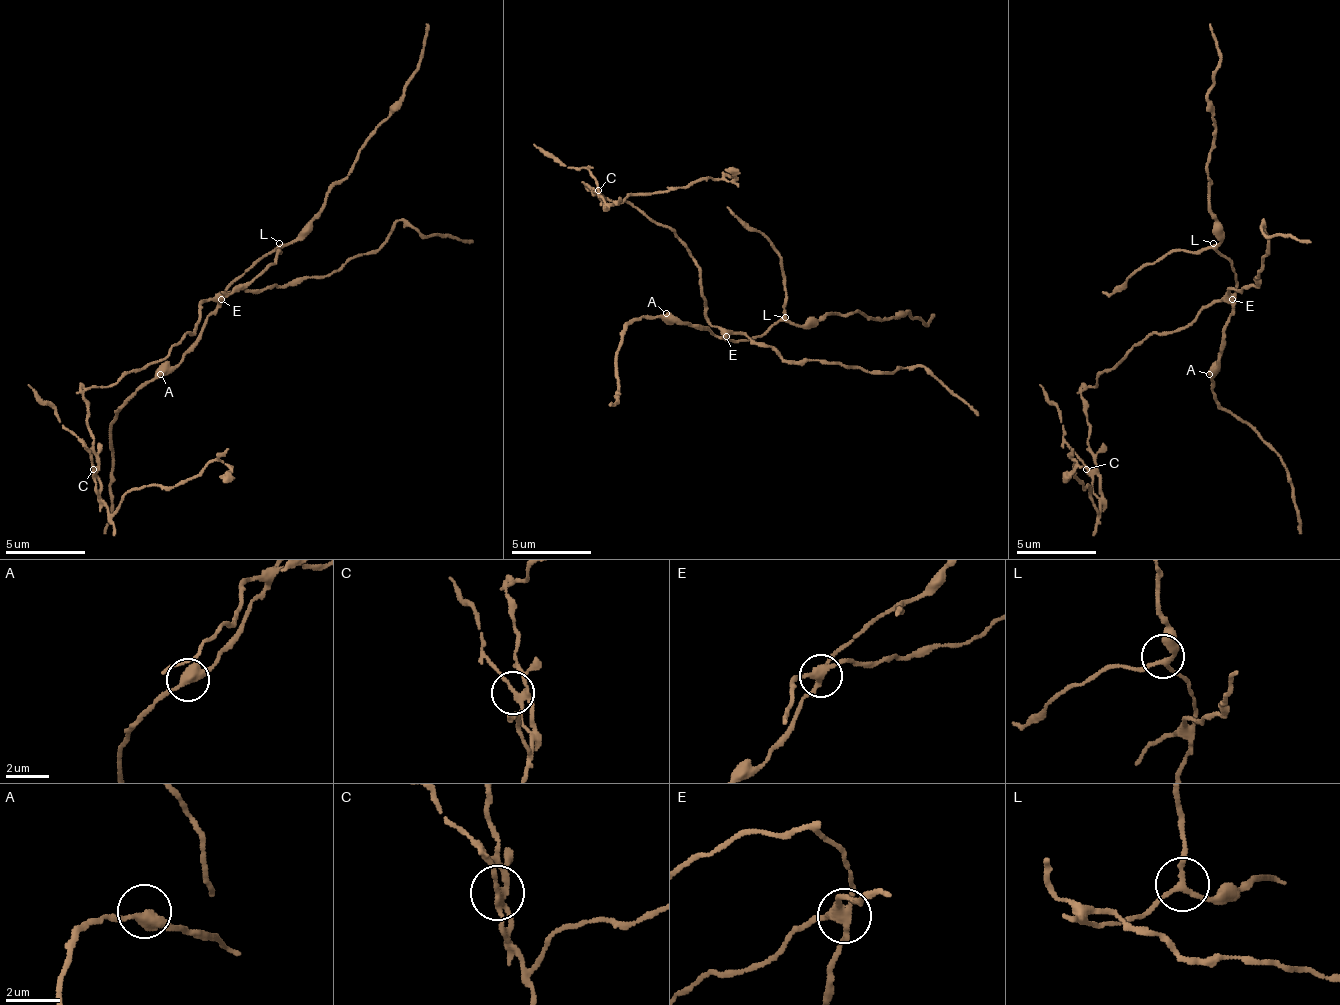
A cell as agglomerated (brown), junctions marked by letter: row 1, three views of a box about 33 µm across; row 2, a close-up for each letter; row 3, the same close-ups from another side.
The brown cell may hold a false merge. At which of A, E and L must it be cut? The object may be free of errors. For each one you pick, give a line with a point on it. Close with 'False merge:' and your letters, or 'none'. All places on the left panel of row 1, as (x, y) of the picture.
E: (221, 299)
False merge: E

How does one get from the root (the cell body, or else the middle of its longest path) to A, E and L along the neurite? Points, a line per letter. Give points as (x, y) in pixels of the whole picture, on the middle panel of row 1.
A: (697, 274), (697, 285), (705, 297), (705, 317), (721, 337), (709, 329), (674, 321), (666, 313)
E: (697, 274), (697, 285), (705, 297), (705, 317), (725, 337)
L: (697, 274), (697, 285), (705, 297), (705, 317), (733, 341), (761, 337), (785, 317)

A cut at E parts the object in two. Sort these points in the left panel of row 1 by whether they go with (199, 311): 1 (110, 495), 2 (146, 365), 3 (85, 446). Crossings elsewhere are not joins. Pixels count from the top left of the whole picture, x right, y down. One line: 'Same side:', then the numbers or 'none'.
Same side: 2, 3

